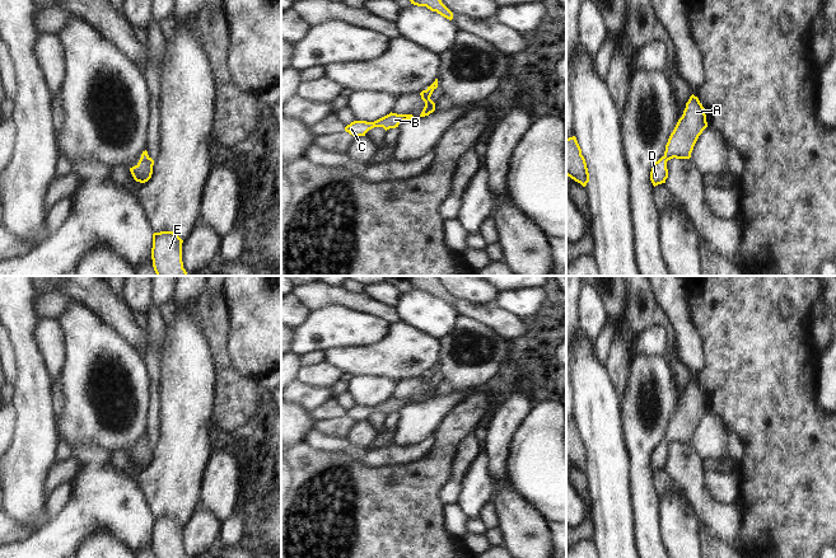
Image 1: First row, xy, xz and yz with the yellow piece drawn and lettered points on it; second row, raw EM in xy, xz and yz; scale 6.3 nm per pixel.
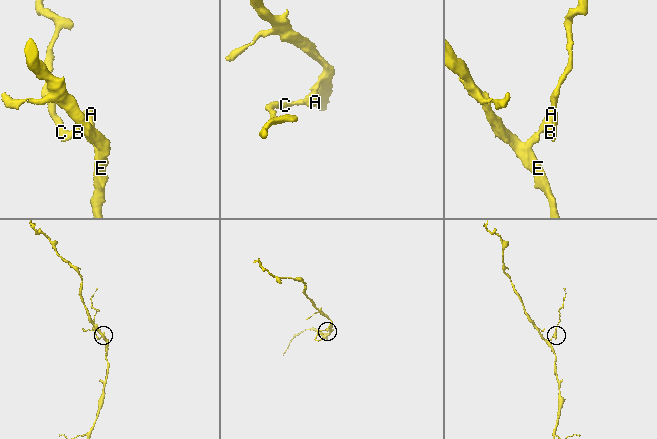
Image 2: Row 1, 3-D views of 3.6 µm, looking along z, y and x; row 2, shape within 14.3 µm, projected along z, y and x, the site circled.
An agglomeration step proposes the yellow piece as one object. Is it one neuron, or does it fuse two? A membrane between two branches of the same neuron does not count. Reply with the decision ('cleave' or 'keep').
keep

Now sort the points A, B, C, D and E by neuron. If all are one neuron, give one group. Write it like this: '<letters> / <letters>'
A B C D E

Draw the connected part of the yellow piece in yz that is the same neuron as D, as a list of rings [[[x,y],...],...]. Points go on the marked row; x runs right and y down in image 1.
[[[693,94],[686,103],[682,117],[678,119],[665,145],[664,155],[654,163],[650,172],[653,186],[665,183],[668,178],[667,161],[676,159],[690,159],[693,146],[707,127],[705,108]]]

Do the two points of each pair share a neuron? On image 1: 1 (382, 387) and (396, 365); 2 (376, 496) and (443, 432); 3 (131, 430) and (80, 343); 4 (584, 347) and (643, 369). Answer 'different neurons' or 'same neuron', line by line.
1: different neurons
2: same neuron
3: same neuron
4: different neurons

